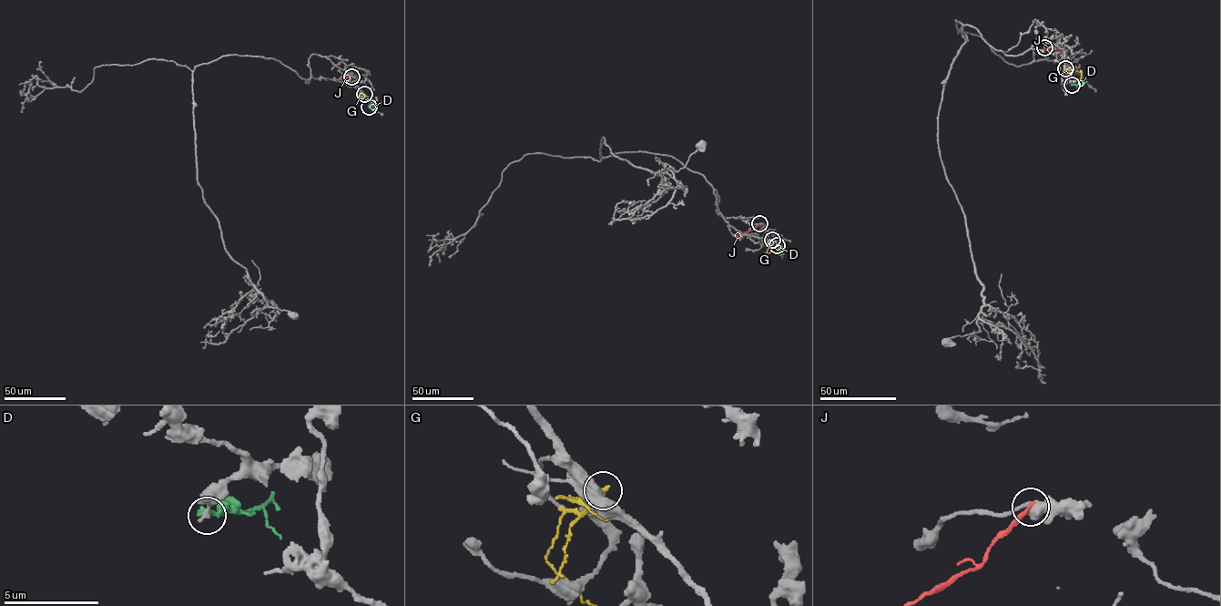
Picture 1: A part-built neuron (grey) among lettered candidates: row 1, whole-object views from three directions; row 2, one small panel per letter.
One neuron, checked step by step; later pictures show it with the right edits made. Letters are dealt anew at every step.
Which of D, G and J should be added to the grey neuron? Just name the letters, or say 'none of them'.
none of them

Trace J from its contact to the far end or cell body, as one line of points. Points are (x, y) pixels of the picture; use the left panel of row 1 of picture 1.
J: (351, 77), (330, 78)

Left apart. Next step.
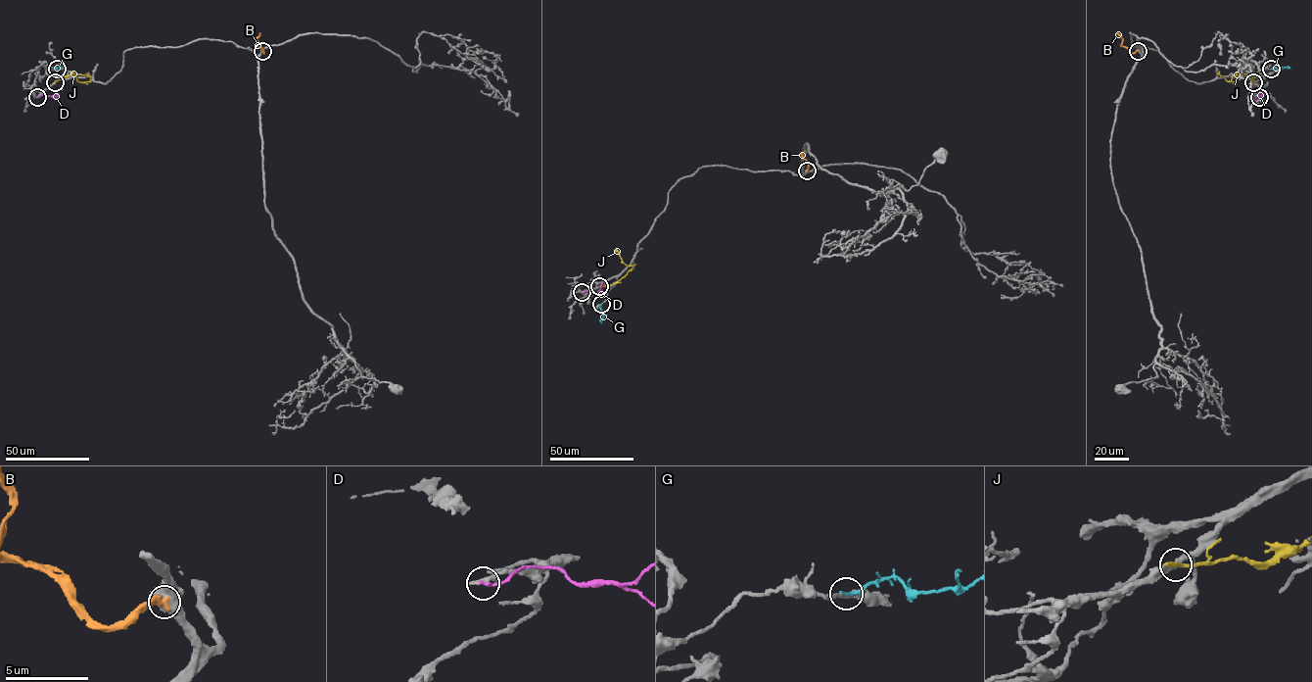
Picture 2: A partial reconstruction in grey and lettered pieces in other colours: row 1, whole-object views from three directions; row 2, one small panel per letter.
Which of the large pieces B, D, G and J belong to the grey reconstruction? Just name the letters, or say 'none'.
none

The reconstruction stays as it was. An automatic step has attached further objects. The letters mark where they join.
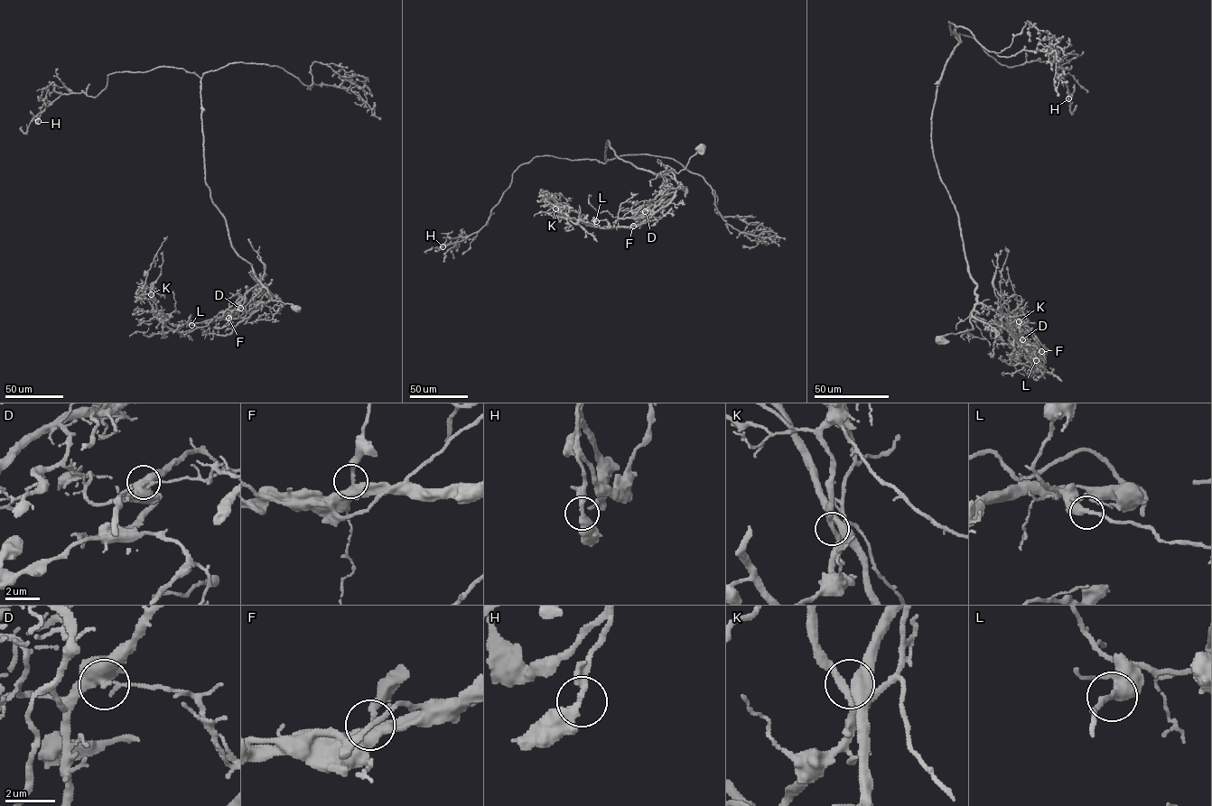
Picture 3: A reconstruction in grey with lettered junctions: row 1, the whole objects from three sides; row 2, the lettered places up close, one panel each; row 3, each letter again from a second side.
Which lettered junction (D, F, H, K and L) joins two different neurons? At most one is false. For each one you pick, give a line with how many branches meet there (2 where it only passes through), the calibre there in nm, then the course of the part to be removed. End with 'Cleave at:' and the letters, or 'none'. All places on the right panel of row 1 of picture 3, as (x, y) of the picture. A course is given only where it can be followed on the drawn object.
D: 2 branches meet; 380 nm thick; foreign part runs (1022, 339), (1026, 349), (1041, 352), (1045, 358), (1034, 360), (1020, 326), (1013, 328), (1001, 311), (1005, 246)
Cleave at: D

